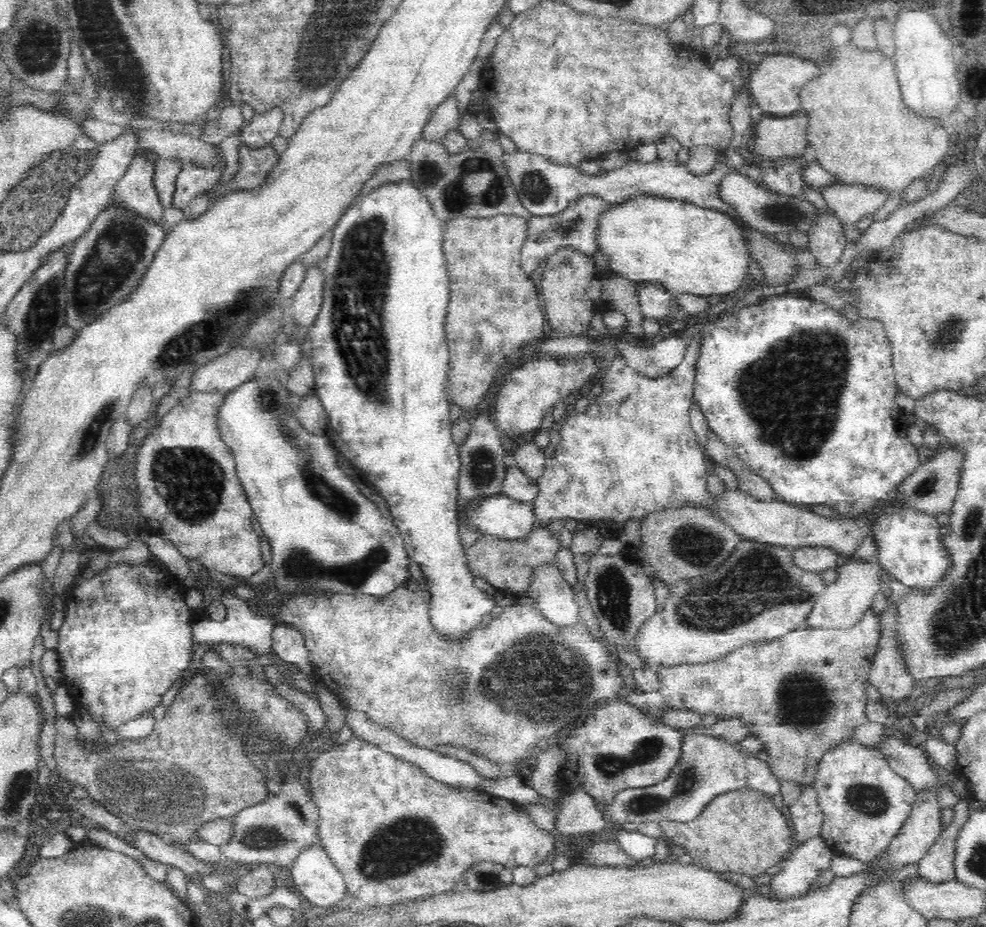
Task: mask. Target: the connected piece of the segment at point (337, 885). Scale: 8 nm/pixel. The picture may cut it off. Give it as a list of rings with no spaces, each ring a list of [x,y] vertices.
[[[320,844],[302,850],[288,872],[296,892],[322,911],[330,911],[349,900],[342,873]]]

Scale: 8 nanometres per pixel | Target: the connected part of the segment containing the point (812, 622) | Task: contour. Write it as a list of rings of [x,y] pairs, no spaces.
[[[847,559],[847,562],[839,567],[838,579],[830,585],[826,585],[822,594],[808,618],[804,628],[822,628],[822,629],[845,629],[853,627],[864,614],[872,609],[875,595],[881,588],[882,566],[874,560],[866,562],[863,560]]]

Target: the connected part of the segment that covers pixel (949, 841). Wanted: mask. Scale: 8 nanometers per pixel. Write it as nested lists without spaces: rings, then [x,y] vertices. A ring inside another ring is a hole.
[[[961,799],[954,806],[953,822],[943,827],[940,838],[934,842],[918,862],[919,878],[934,884],[957,880],[954,866],[956,842],[960,830],[964,828],[970,816],[969,806],[970,804],[966,799]]]

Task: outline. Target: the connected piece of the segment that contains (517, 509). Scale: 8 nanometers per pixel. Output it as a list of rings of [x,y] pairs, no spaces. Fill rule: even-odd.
[[[496,494],[478,506],[466,517],[484,535],[494,535],[506,541],[526,541],[540,524],[531,502],[514,500],[504,494]]]

